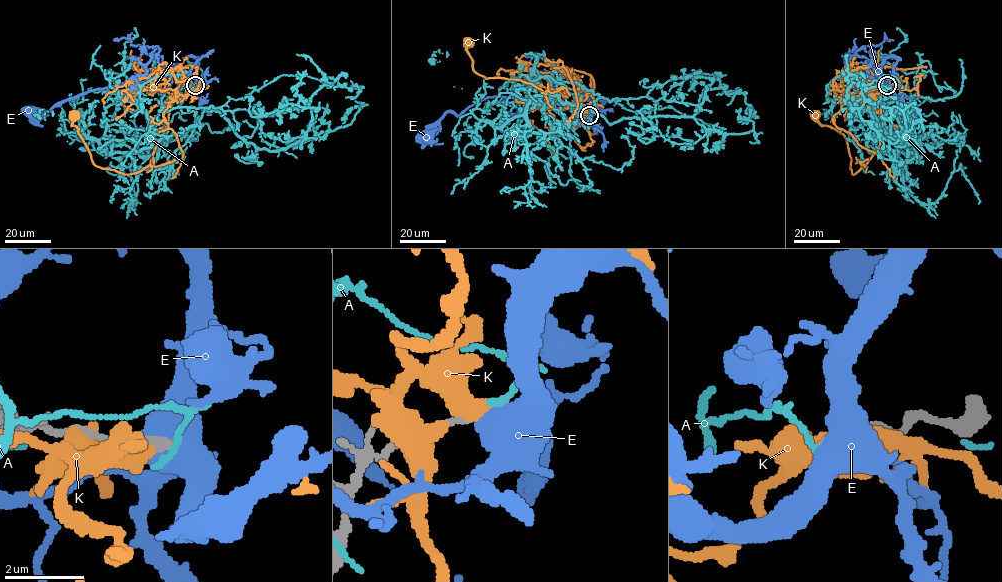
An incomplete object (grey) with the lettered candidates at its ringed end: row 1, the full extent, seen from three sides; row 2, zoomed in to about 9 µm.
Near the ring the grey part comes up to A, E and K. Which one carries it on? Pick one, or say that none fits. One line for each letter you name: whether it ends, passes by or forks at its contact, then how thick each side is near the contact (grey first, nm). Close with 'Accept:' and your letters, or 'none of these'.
Accept: none of these

